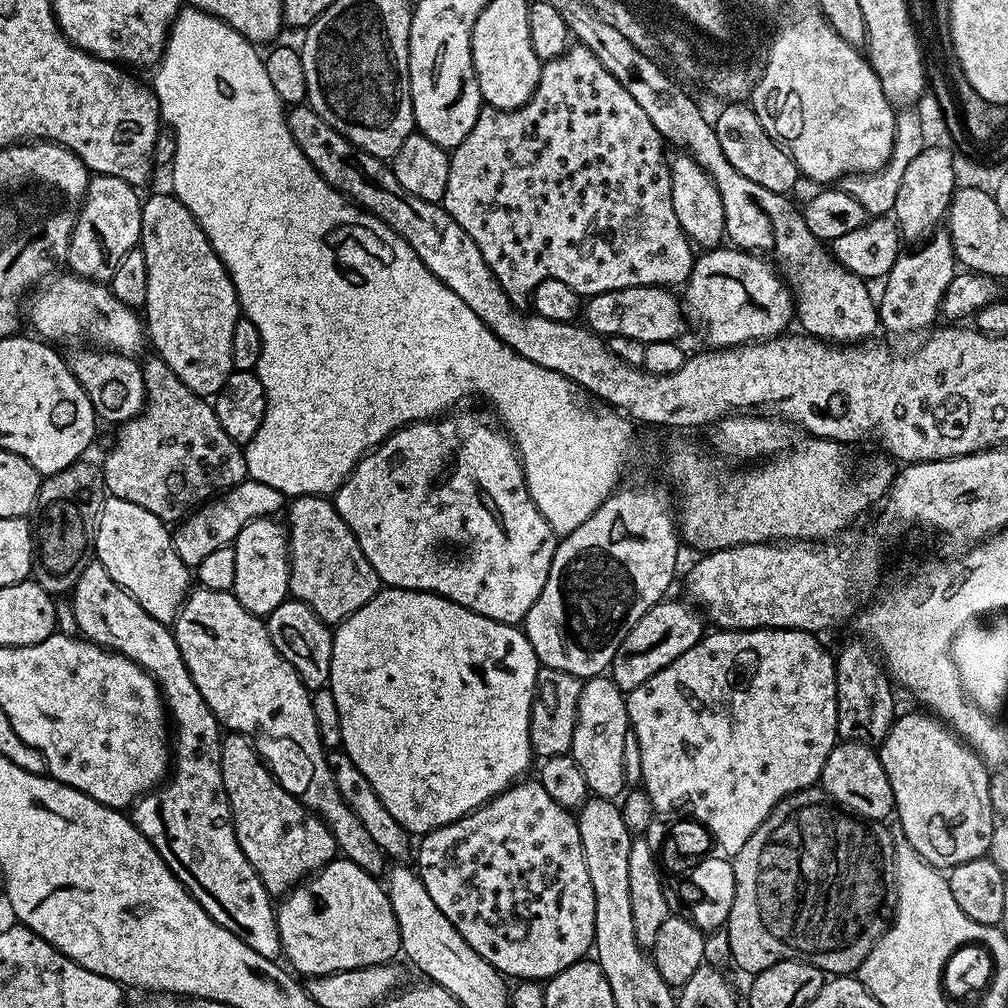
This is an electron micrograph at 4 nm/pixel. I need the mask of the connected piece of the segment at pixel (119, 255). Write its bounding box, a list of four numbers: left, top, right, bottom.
[66,174,142,282]

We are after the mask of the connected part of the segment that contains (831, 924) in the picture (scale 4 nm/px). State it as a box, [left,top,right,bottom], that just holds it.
[727,786,896,976]

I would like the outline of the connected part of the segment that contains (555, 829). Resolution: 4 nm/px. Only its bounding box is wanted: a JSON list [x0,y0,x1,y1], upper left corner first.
[414,779,594,982]

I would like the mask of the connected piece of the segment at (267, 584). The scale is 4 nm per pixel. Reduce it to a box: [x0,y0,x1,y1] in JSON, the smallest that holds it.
[232,518,289,618]

